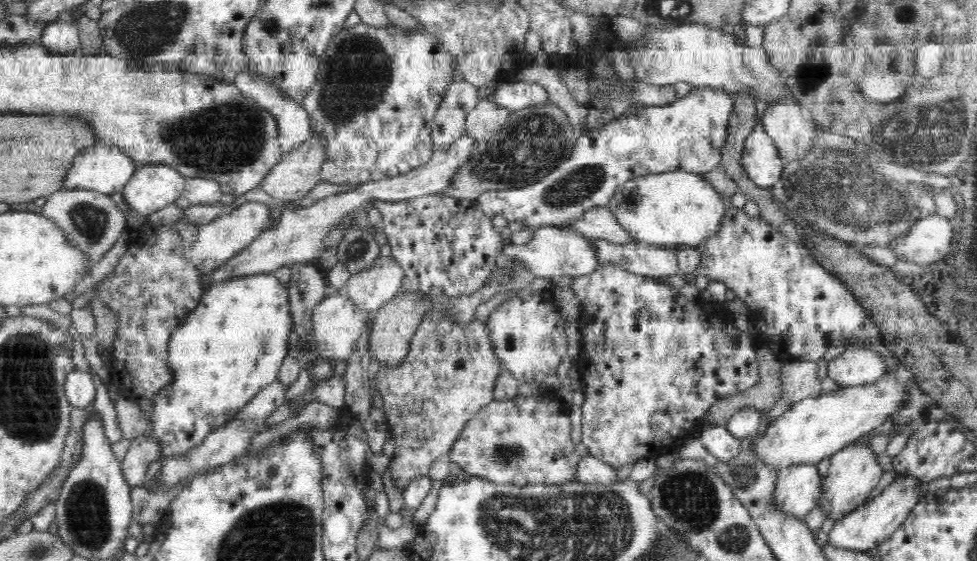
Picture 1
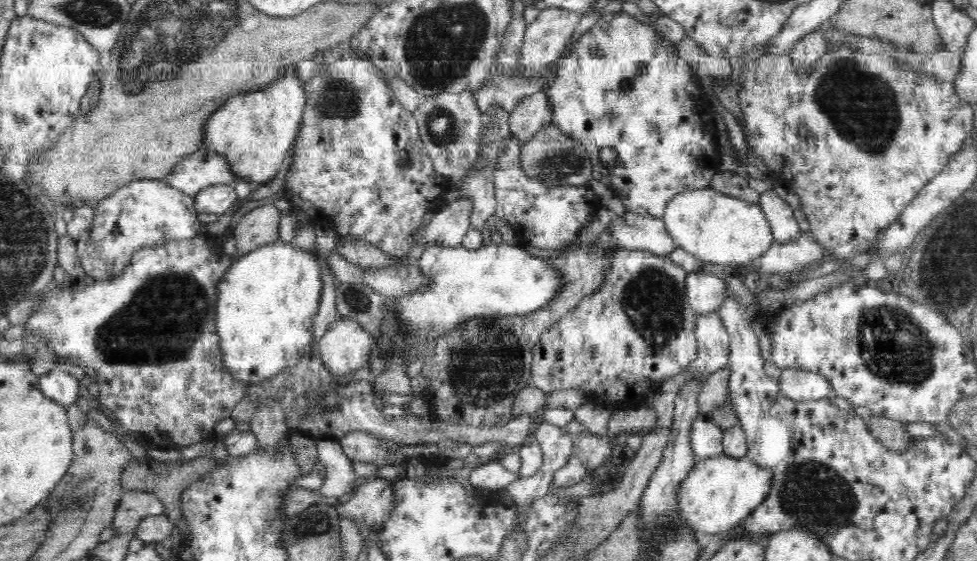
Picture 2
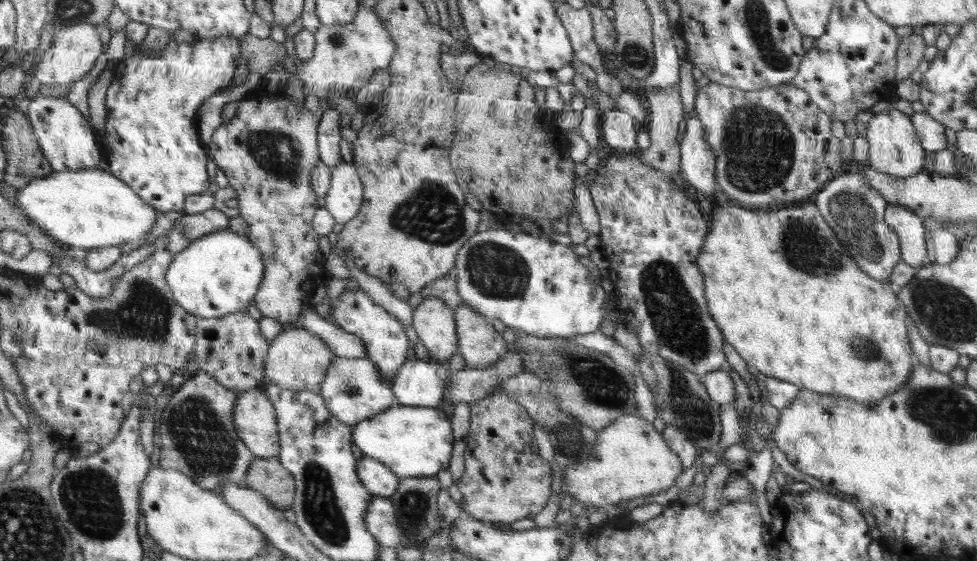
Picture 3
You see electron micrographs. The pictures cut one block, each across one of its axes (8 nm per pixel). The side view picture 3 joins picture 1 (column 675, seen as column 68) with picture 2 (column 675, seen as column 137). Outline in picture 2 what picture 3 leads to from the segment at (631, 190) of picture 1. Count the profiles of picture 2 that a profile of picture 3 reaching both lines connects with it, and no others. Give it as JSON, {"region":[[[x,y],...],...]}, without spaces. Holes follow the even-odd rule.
{"region":[[[711,185],[675,192],[666,201],[660,217],[664,229],[677,247],[689,252],[700,262],[721,264],[732,271],[742,265],[750,265],[775,242],[760,205],[730,196]]]}

